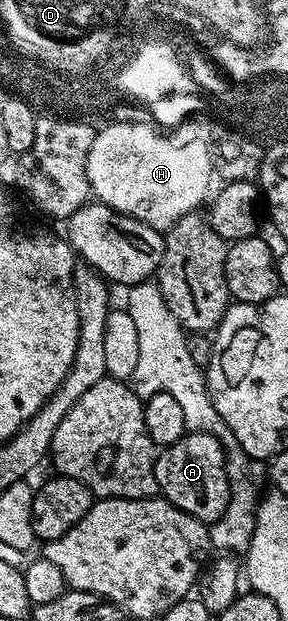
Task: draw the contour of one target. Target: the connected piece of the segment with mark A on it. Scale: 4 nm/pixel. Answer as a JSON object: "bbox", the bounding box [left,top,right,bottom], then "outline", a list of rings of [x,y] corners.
{"bbox":[153,431,229,525],"outline":[[[189,431],[170,447],[162,447],[156,452],[153,468],[157,490],[171,505],[183,509],[191,517],[208,525],[216,523],[229,500],[225,449],[214,435],[206,431]]]}

